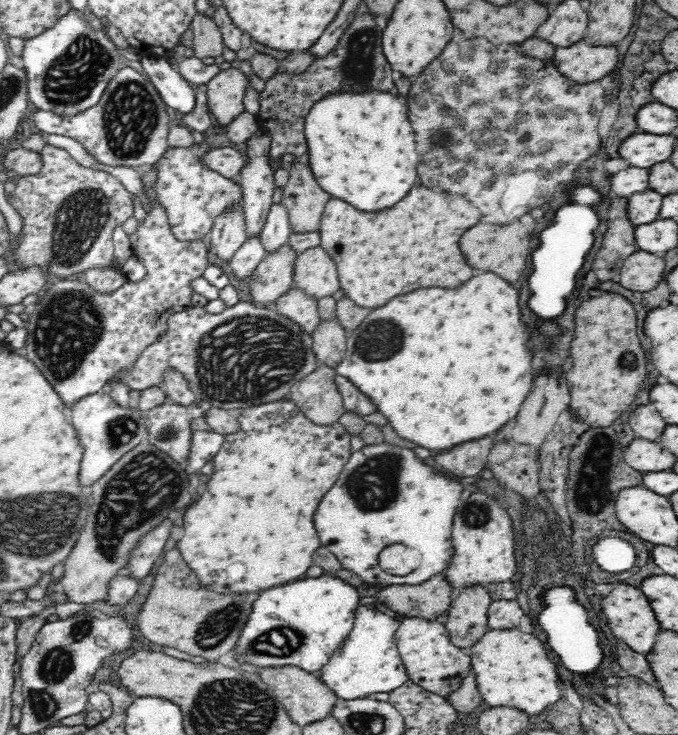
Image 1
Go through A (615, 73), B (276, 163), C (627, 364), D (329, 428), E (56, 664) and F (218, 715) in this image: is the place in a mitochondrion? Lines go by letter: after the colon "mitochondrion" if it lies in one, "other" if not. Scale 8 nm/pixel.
A: other
B: other
C: mitochondrion
D: other
E: mitochondrion
F: mitochondrion

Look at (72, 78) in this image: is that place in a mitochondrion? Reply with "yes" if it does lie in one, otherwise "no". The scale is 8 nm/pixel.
yes

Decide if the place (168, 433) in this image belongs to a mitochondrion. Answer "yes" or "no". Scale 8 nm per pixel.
yes

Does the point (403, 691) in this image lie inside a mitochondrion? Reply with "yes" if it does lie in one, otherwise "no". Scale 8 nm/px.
no

